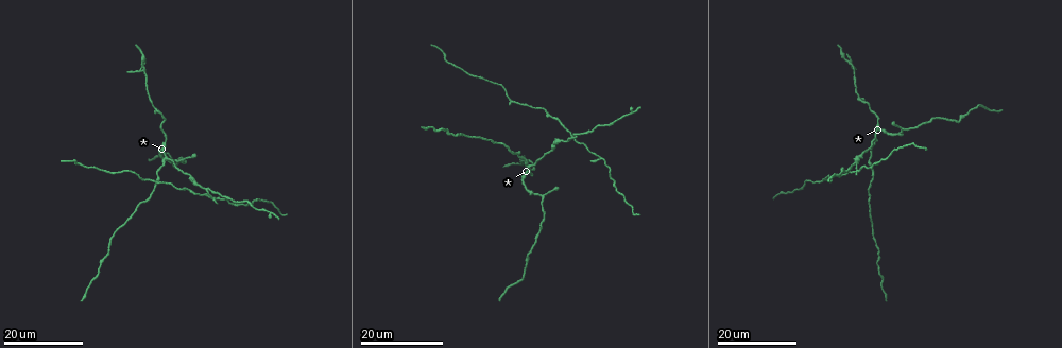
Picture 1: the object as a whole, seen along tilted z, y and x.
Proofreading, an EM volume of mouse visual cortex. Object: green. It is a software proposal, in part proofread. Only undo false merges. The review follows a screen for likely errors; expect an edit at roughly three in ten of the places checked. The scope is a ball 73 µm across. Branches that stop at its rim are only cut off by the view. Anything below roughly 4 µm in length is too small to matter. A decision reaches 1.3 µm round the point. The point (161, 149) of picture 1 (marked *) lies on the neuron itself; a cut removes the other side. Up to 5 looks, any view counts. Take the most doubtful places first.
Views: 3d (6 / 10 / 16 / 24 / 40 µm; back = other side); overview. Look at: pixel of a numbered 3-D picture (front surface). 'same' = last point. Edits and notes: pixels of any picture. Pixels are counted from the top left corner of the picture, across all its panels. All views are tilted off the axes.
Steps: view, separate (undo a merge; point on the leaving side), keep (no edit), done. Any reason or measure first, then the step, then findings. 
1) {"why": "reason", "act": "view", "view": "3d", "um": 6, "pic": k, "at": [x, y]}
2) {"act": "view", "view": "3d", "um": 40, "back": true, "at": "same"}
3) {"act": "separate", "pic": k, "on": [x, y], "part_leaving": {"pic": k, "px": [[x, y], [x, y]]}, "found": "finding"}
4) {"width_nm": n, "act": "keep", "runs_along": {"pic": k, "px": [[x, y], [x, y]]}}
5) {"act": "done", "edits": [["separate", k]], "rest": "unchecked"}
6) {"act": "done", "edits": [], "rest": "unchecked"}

{"why": "thick turns thin", "act": "view", "view": "3d", "um": 24, "pic": 1, "at": [145, 71]}

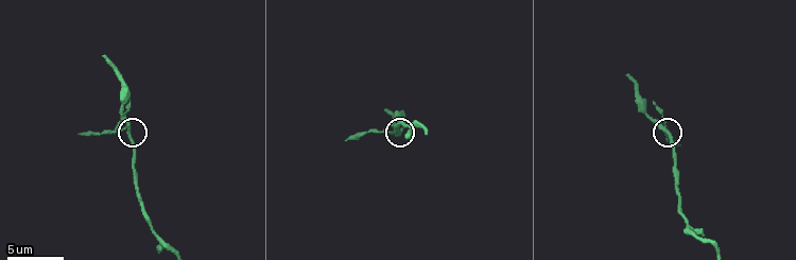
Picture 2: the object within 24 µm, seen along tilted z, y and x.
{"act": "view", "view": "3d", "um": 10, "pic": 2, "at": [668, 134]}

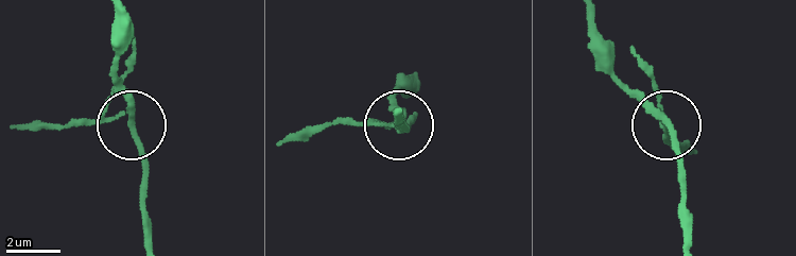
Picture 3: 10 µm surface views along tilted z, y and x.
{"arms": 3, "act": "separate", "pic": 3, "on": [653, 78], "part_leaving": {"pic": 3, "px": [[123, 113], [57, 129], [18, 126]]}, "found": "a second neuron is stuck on"}

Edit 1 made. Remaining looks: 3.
{"act": "view", "view": "overview"}

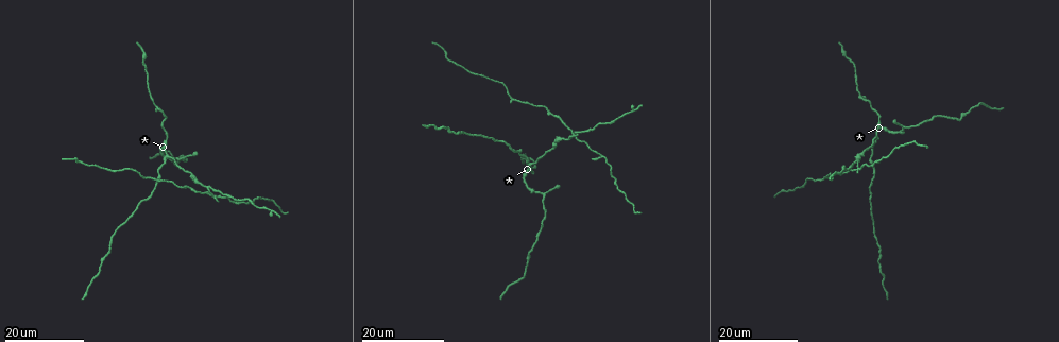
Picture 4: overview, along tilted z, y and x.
{"why": "two arms in line, one across", "act": "view", "view": "3d", "um": 16, "pic": 4, "at": [159, 107]}

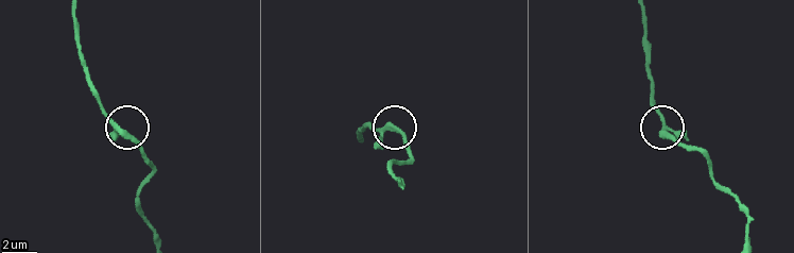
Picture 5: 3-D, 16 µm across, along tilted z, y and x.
{"why": "zoom in", "act": "view", "view": "3d", "um": 10, "pic": 5, "at": [116, 127]}

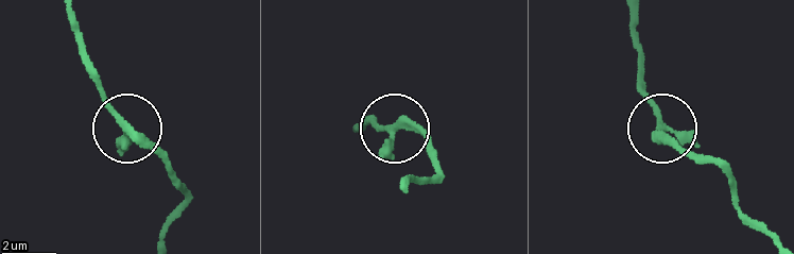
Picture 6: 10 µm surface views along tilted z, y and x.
{"act": "keep", "runs_along": {"pic": 6, "px": [[776, 242], [744, 216], [722, 171], [670, 146], [639, 92]]}, "found": "continuous, no second neuron"}

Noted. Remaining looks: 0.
{"act": "done", "edits": [["separate", 3]], "rest": "unchecked"}

